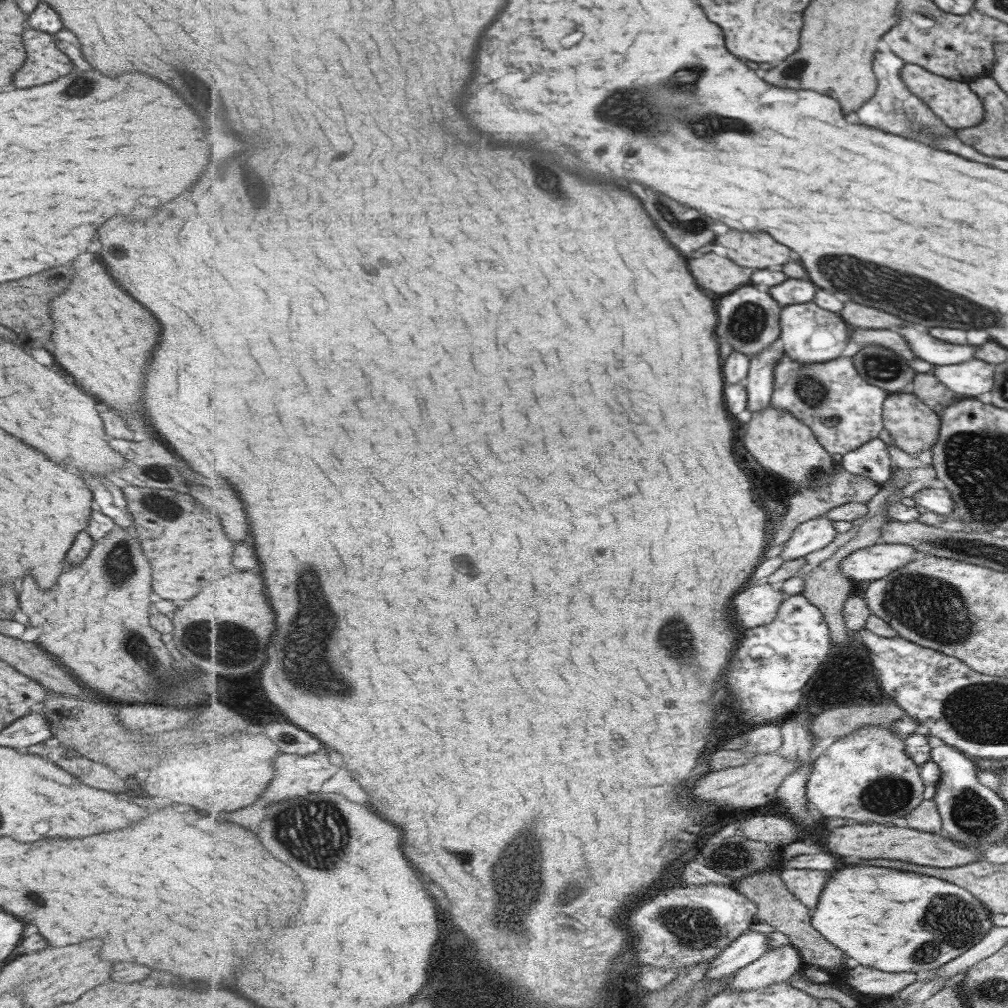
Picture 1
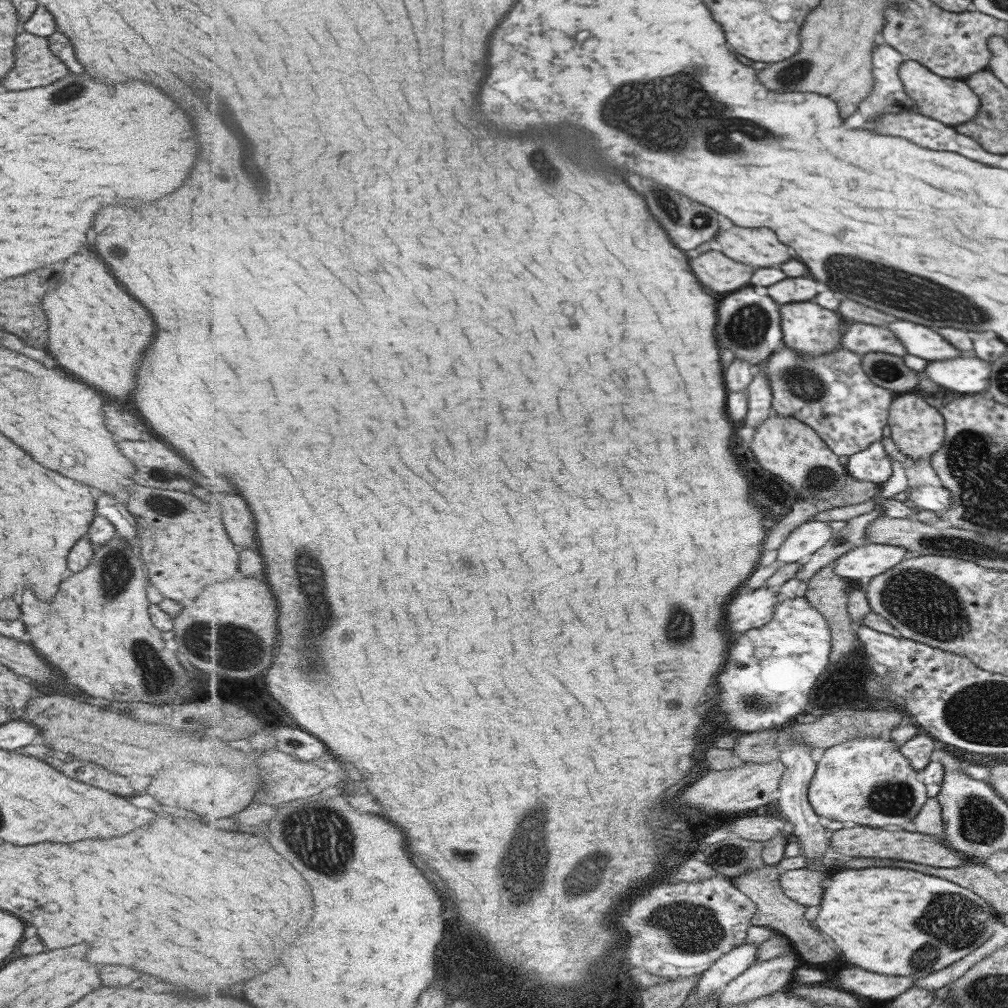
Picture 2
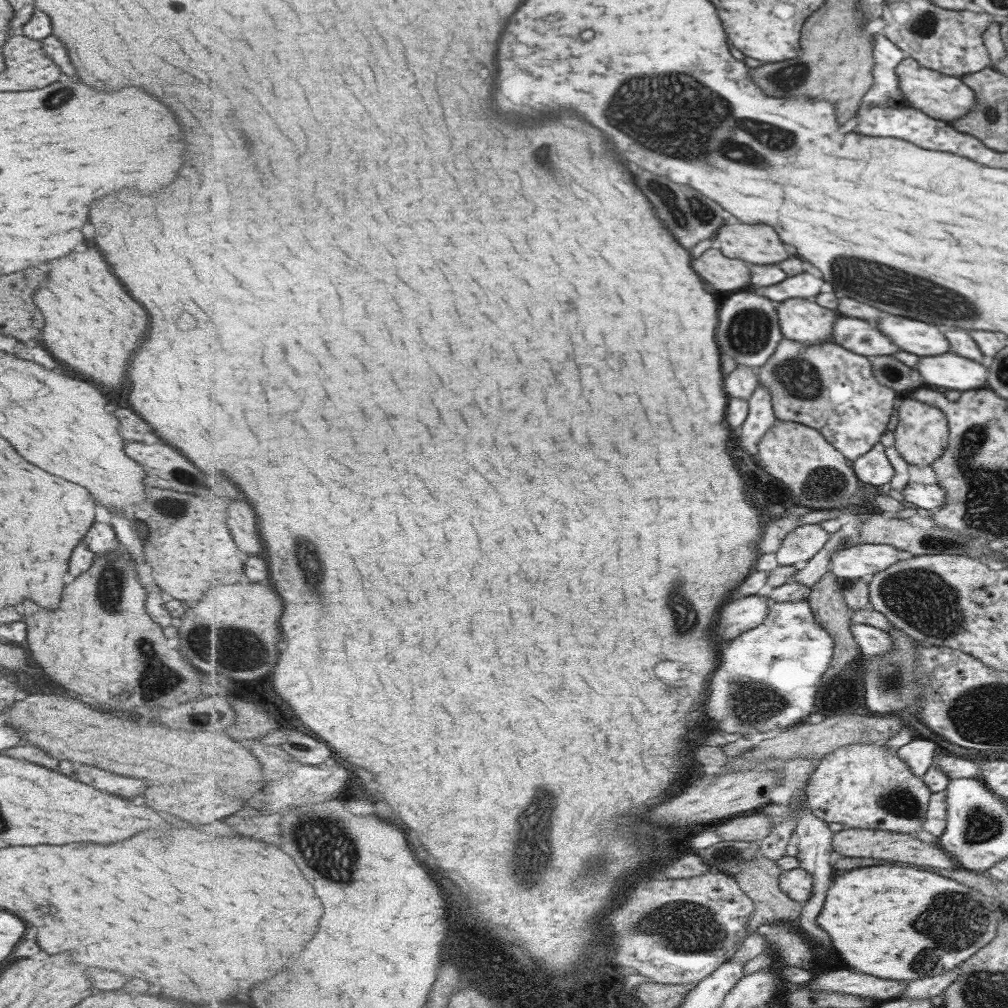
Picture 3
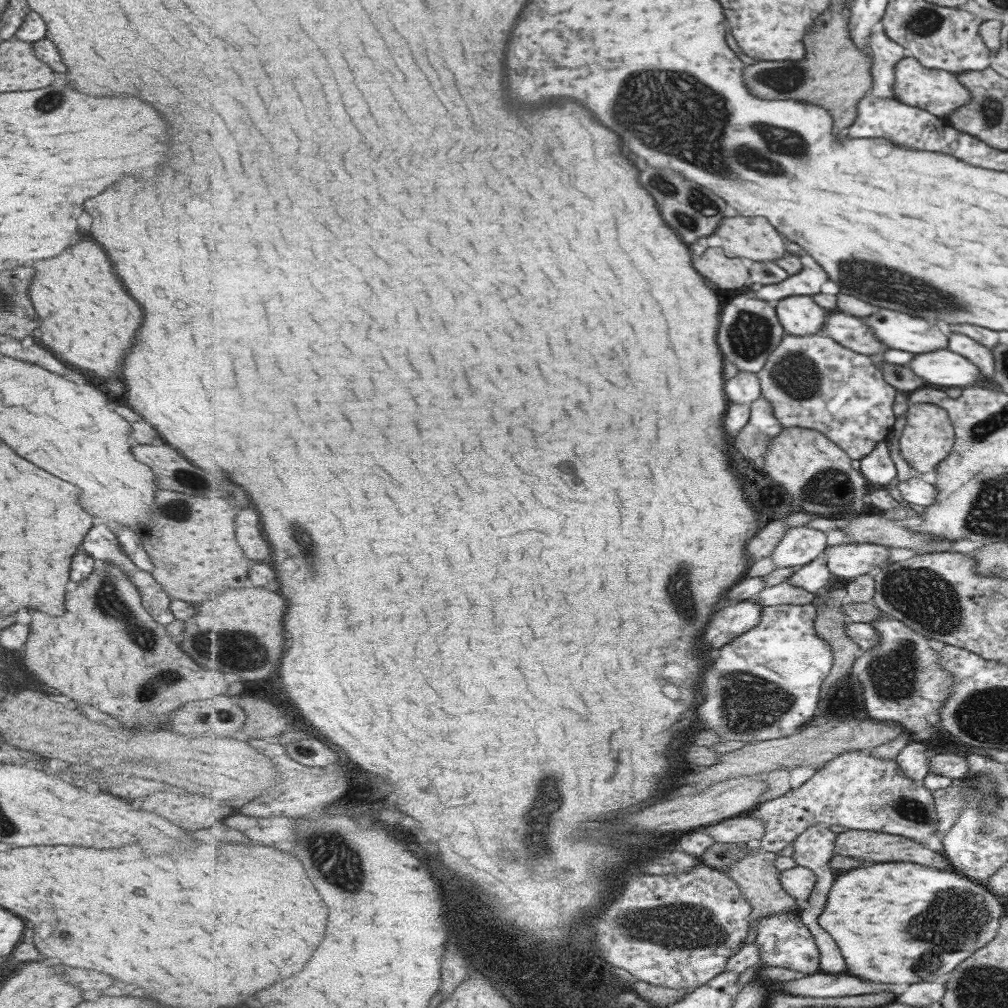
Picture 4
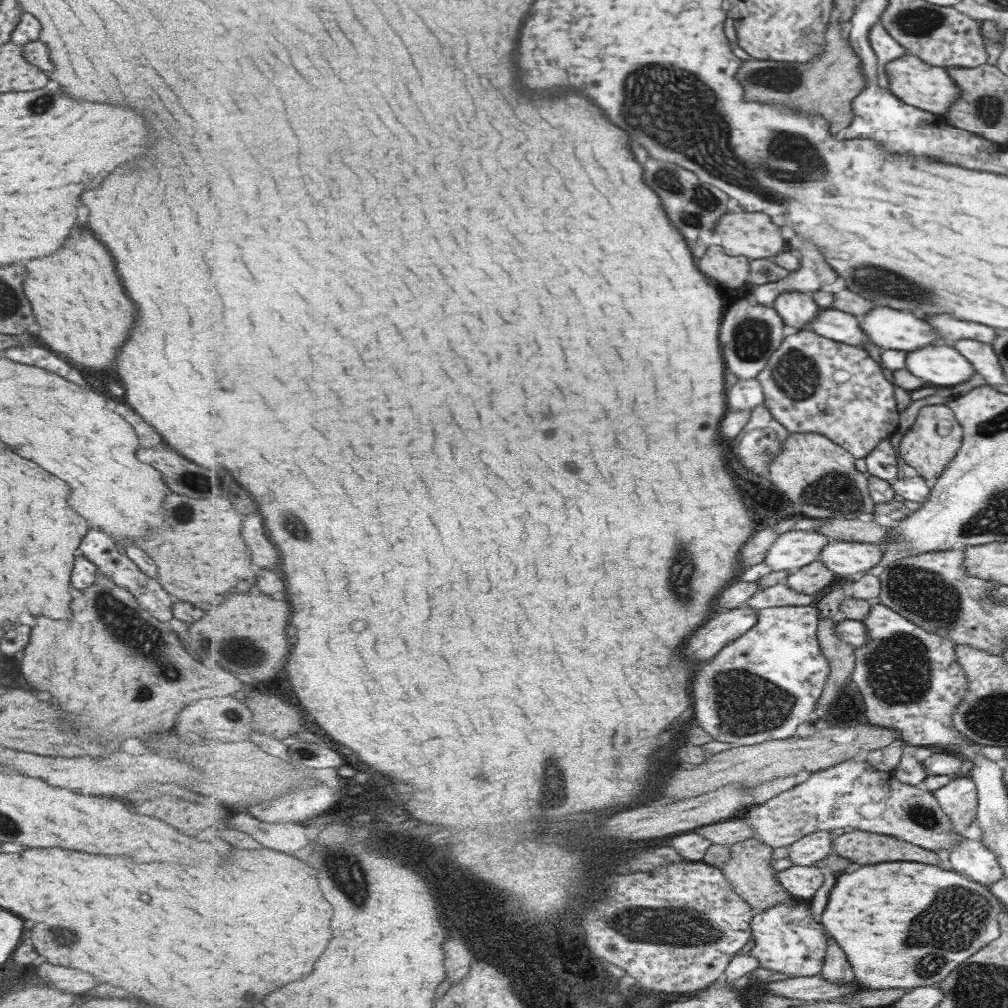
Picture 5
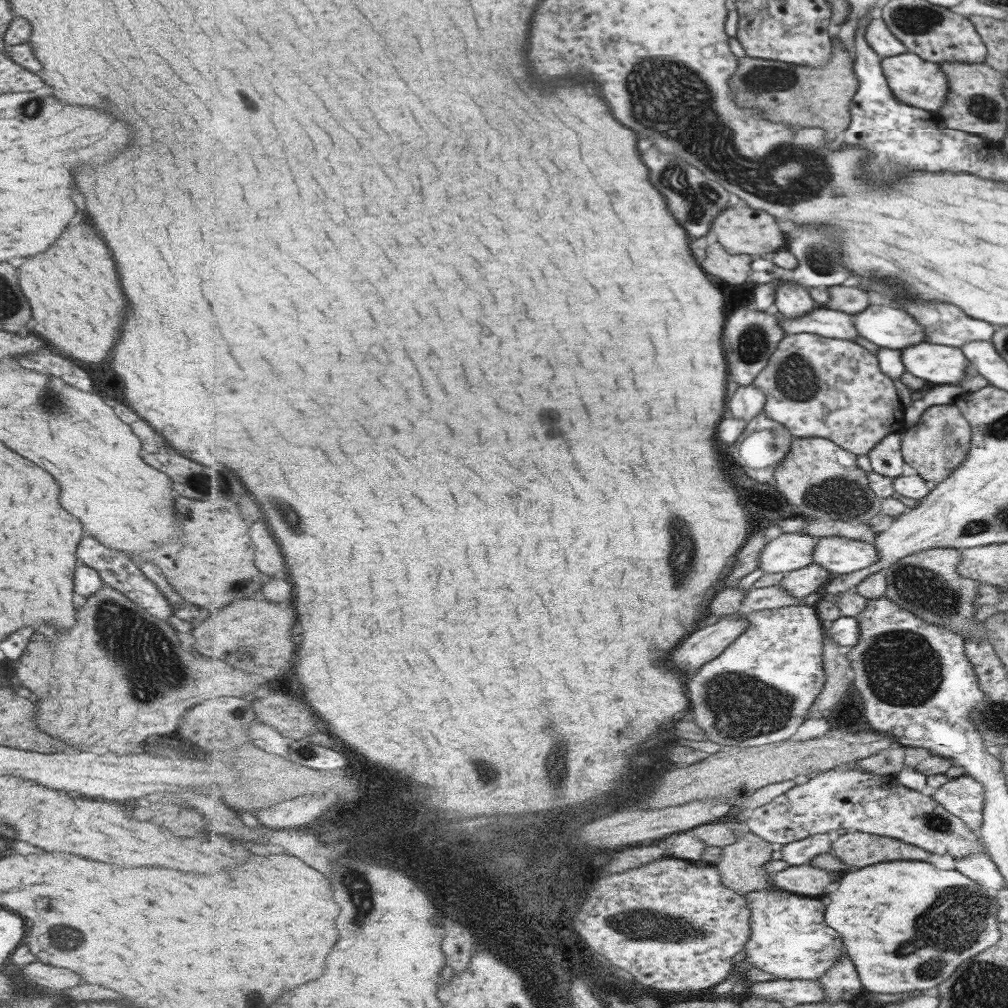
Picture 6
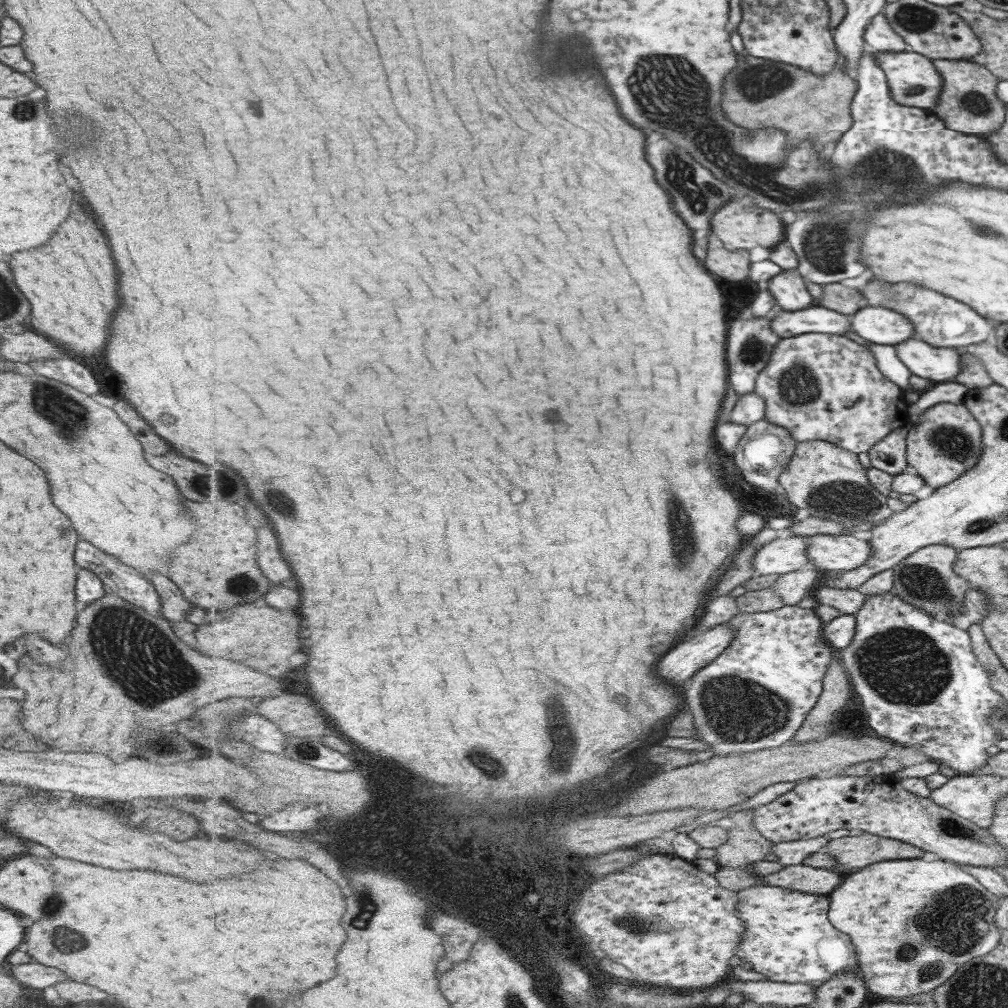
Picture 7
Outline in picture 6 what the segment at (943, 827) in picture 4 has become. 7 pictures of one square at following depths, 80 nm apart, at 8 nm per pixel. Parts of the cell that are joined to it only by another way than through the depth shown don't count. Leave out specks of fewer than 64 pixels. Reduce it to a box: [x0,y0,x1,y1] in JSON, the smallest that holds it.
[930,774,984,829]

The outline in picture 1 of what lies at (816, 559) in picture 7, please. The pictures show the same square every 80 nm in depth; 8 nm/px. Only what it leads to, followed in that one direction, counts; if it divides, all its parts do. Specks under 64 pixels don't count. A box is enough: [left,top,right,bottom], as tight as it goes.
[840,543,917,581]

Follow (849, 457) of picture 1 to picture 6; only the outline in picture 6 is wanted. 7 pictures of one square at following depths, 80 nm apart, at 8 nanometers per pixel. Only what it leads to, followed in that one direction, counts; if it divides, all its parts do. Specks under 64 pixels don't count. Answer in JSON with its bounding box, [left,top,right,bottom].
[868,432,903,479]

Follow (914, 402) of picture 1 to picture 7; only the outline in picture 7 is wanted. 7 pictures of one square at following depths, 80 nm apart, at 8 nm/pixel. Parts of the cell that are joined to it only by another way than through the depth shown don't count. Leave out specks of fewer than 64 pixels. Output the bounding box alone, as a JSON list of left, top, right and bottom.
[905,403,982,490]

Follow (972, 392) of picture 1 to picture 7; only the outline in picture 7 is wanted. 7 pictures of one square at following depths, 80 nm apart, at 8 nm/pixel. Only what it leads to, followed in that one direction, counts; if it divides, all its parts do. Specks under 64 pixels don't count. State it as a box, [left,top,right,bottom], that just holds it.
[894,339,964,384]

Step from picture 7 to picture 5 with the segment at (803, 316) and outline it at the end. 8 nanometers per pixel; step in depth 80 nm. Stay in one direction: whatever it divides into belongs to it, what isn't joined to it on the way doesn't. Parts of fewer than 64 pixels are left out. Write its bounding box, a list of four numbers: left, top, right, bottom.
[808,308,870,346]

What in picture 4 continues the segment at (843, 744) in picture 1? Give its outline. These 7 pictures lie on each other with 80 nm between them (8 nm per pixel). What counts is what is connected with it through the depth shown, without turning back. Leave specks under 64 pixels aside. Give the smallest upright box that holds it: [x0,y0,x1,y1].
[750,750,938,854]

